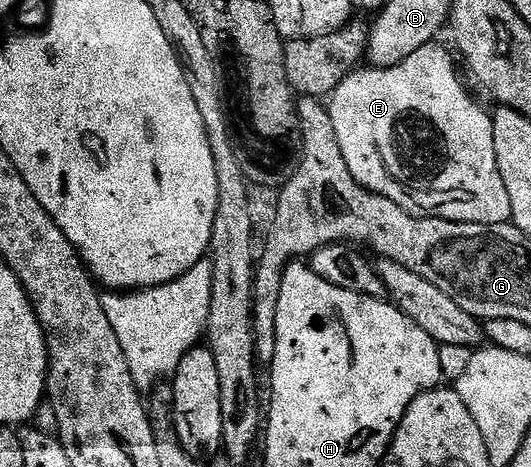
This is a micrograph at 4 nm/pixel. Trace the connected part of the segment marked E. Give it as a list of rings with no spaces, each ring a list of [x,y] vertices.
[[[439,45],[417,48],[396,66],[356,69],[333,91],[329,109],[341,156],[345,156],[349,172],[367,190],[401,204],[410,214],[473,224],[511,222],[509,192],[497,168],[497,152],[493,148],[492,115],[475,103],[459,79],[450,52]]]

